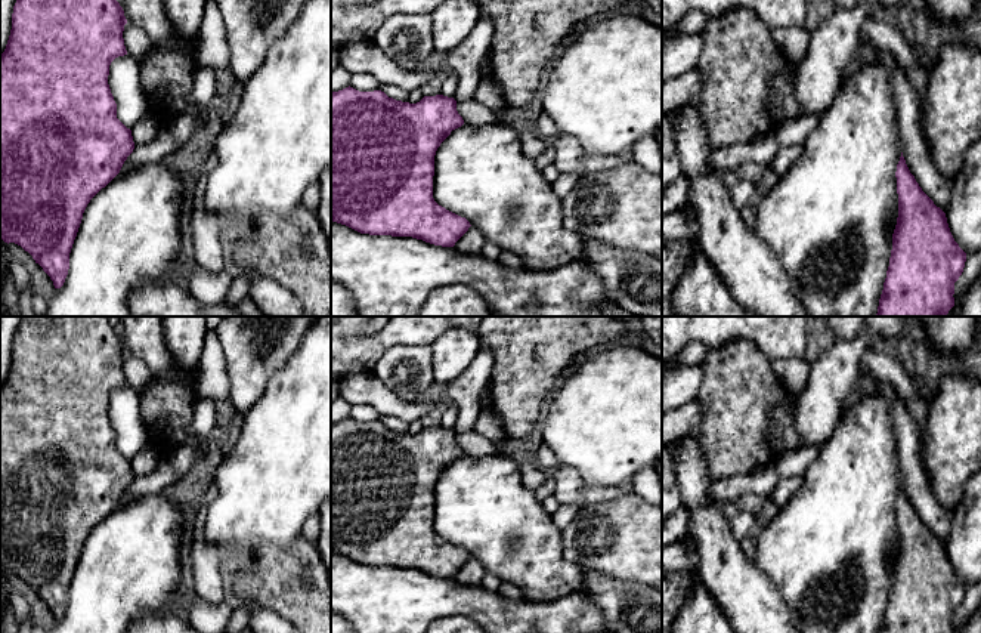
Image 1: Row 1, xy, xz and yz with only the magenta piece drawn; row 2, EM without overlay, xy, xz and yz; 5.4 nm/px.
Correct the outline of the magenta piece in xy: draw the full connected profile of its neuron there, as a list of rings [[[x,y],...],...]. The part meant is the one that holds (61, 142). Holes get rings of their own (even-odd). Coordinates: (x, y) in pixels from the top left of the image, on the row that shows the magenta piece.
[[[16,0],[10,35],[0,55],[0,238],[28,251],[50,277],[55,288],[61,288],[68,275],[69,253],[87,204],[120,173],[134,149],[131,130],[117,118],[117,104],[108,84],[111,62],[127,55],[123,38],[126,24],[124,10],[117,0]]]

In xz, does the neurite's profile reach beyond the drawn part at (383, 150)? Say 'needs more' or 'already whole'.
already whole

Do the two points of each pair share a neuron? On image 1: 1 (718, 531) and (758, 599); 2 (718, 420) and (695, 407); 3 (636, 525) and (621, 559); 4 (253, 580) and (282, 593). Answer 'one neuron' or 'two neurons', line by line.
1: one neuron
2: two neurons
3: one neuron
4: one neuron

